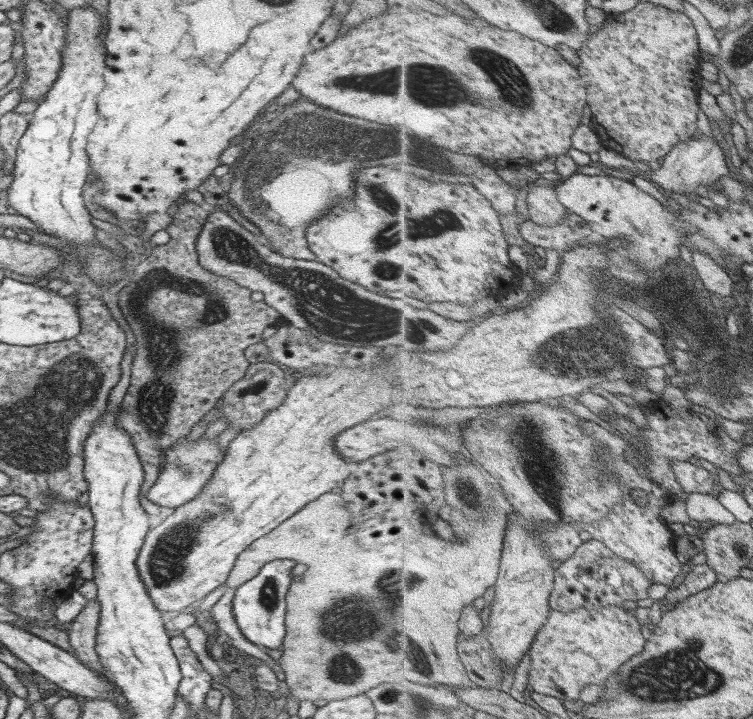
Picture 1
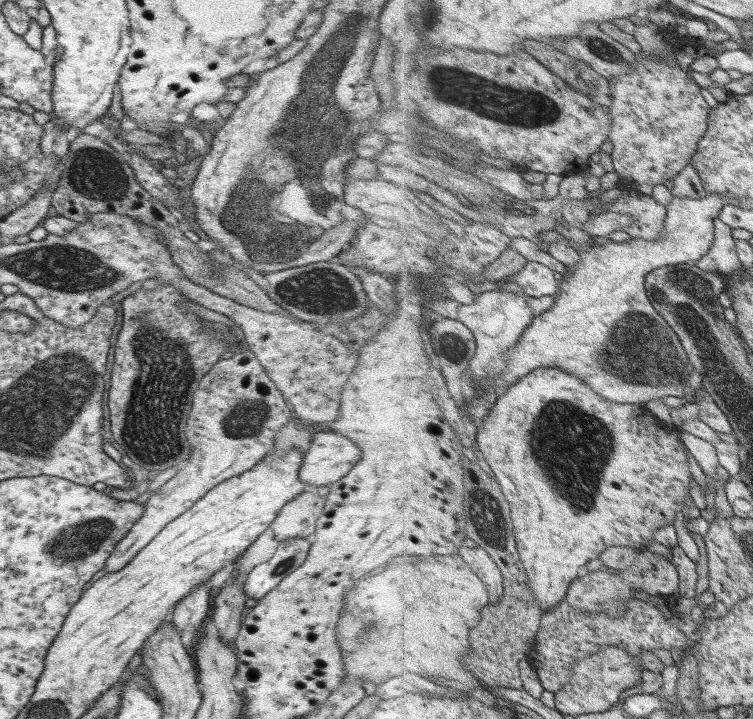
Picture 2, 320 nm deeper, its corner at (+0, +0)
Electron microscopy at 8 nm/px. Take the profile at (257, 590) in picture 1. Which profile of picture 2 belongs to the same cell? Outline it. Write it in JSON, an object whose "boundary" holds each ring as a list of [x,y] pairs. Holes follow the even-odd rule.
{"boundary":[[[288,538],[276,543],[274,553],[265,562],[256,564],[244,577],[245,598],[259,602],[279,581],[292,573],[306,557],[310,539]]]}

